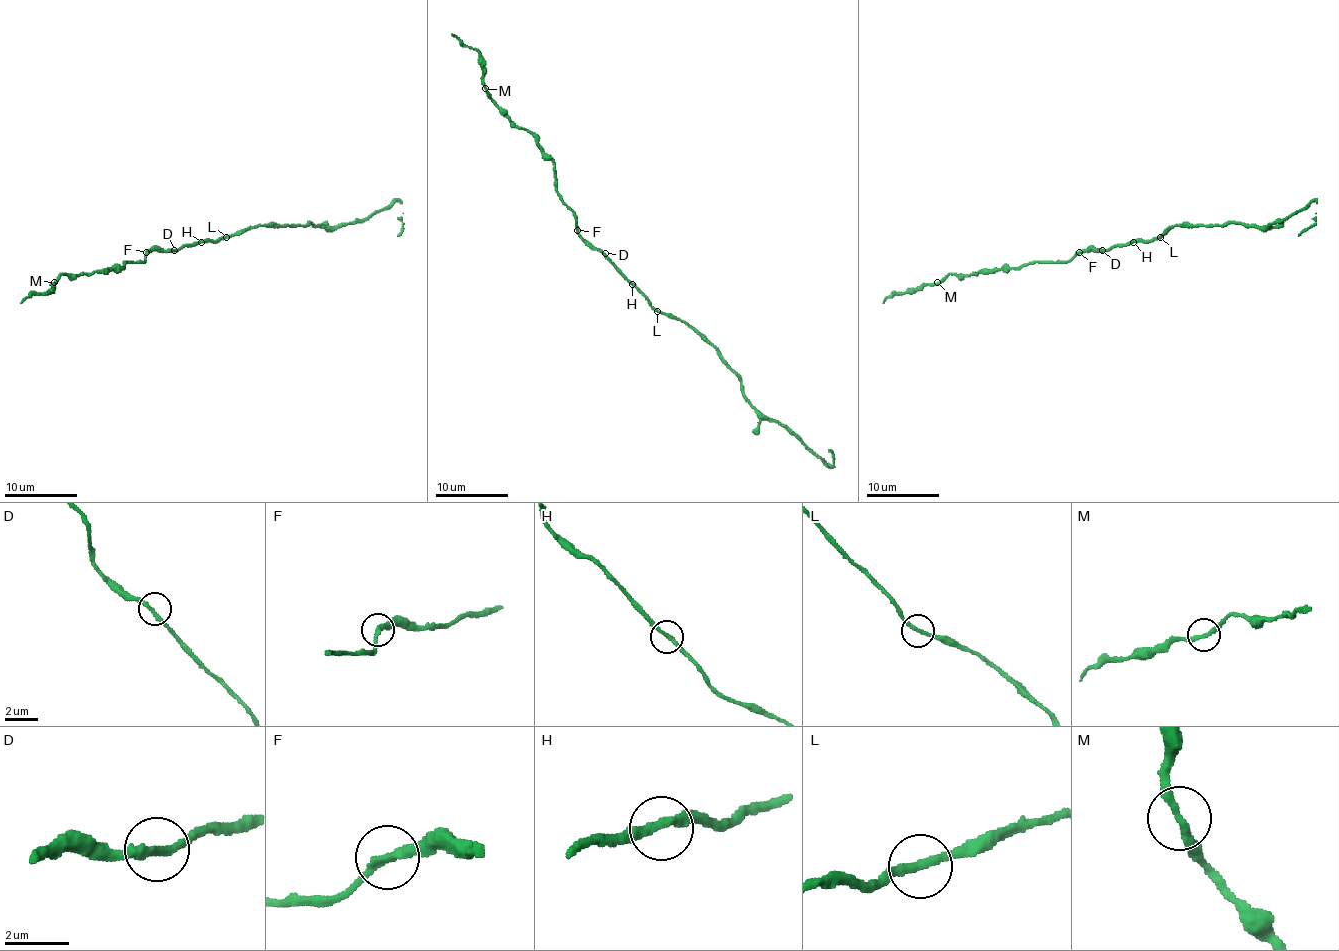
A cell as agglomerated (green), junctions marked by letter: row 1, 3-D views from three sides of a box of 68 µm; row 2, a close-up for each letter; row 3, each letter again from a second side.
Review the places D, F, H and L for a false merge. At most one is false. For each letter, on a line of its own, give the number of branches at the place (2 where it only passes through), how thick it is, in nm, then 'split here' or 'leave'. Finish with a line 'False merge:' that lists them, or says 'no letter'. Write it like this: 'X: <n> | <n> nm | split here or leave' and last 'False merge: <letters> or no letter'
D: 2 | 240 nm | leave
F: 2 | 240 nm | leave
H: 2 | 240 nm | leave
L: 2 | 240 nm | leave
False merge: no letter

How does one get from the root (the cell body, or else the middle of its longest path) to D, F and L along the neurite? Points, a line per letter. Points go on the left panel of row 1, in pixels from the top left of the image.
D: (199, 241), (174, 250)
F: (199, 241), (176, 250), (147, 251)
L: (199, 241), (219, 241), (226, 237)

